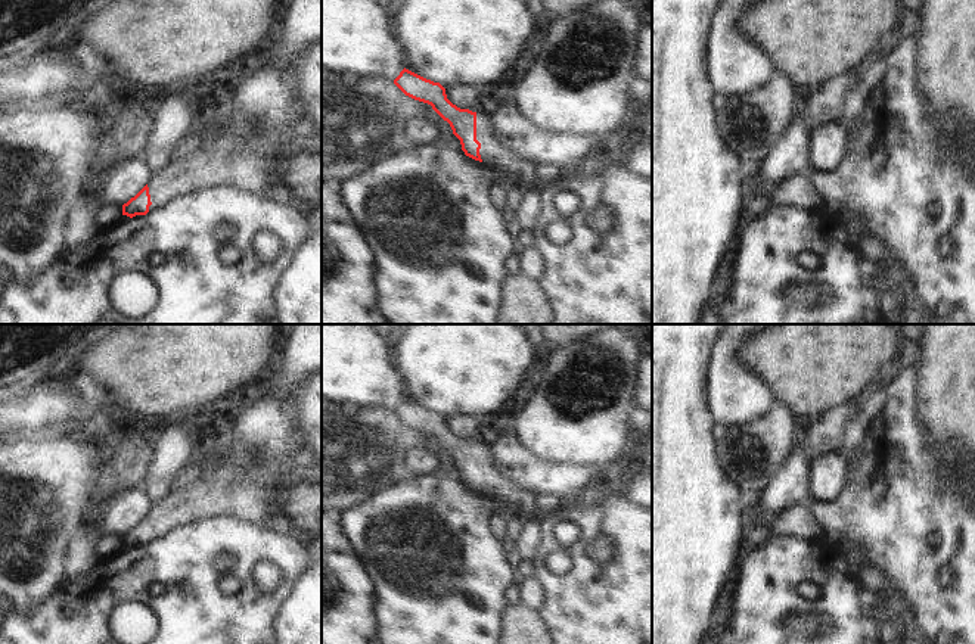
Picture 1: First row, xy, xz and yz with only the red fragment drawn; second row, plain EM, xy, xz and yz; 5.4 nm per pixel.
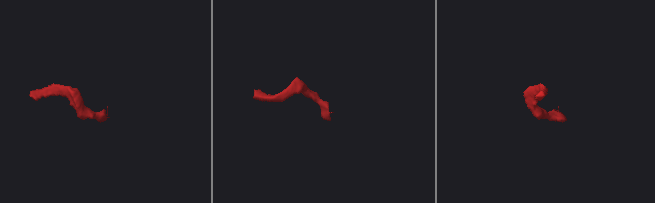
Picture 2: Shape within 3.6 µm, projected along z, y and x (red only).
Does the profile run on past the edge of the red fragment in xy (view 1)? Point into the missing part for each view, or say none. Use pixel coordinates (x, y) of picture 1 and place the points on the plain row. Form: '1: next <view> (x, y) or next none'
1: next none

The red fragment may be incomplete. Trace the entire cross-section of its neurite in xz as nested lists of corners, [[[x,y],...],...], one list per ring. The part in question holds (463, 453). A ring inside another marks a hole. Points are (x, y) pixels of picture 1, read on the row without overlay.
[[[403,399],[400,405],[394,410],[394,414],[409,427],[428,433],[432,436],[432,439],[450,454],[453,464],[460,470],[462,480],[466,486],[475,489],[475,491],[493,491],[500,489],[503,486],[503,476],[497,472],[485,472],[479,473],[476,470],[476,442],[472,442],[469,439],[460,439],[456,435],[453,435],[445,424],[445,419],[440,413],[434,413],[431,410],[426,410],[409,399]]]

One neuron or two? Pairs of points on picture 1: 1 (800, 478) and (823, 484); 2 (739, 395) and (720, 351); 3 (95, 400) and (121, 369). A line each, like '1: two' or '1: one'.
1: two
2: one
3: two

